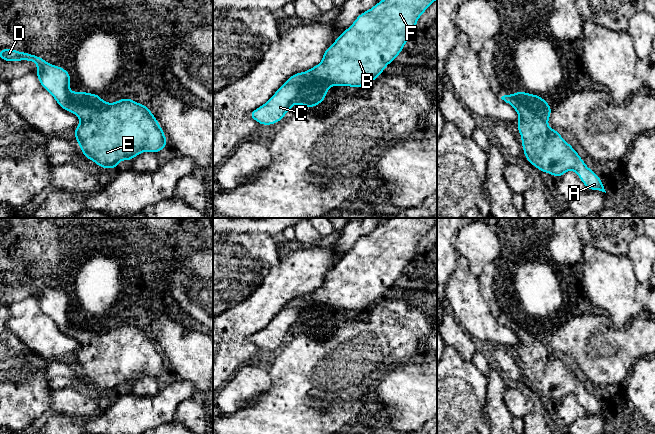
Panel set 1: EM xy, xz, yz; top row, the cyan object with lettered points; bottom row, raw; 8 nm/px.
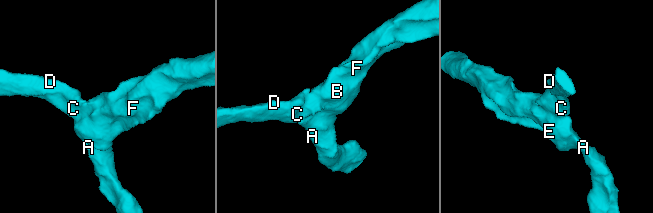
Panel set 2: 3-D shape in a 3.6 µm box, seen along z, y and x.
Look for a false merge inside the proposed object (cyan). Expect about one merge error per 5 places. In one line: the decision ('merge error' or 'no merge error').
no merge error

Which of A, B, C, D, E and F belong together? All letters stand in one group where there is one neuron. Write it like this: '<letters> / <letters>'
A B C D E F

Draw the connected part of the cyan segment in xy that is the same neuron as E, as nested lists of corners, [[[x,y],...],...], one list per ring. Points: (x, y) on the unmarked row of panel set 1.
[[[8,271],[0,274],[0,283],[7,286],[26,284],[38,289],[38,293],[34,296],[41,310],[54,321],[61,332],[75,337],[80,343],[80,348],[73,356],[83,381],[94,385],[102,393],[117,393],[121,384],[130,386],[145,375],[158,378],[168,369],[163,353],[148,330],[135,326],[131,322],[121,322],[115,327],[107,327],[101,323],[99,318],[71,316],[69,307],[72,302],[67,294],[52,289],[40,280],[29,276],[18,276]]]

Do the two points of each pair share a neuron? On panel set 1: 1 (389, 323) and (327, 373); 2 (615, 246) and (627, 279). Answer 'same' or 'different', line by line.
1: same
2: different

